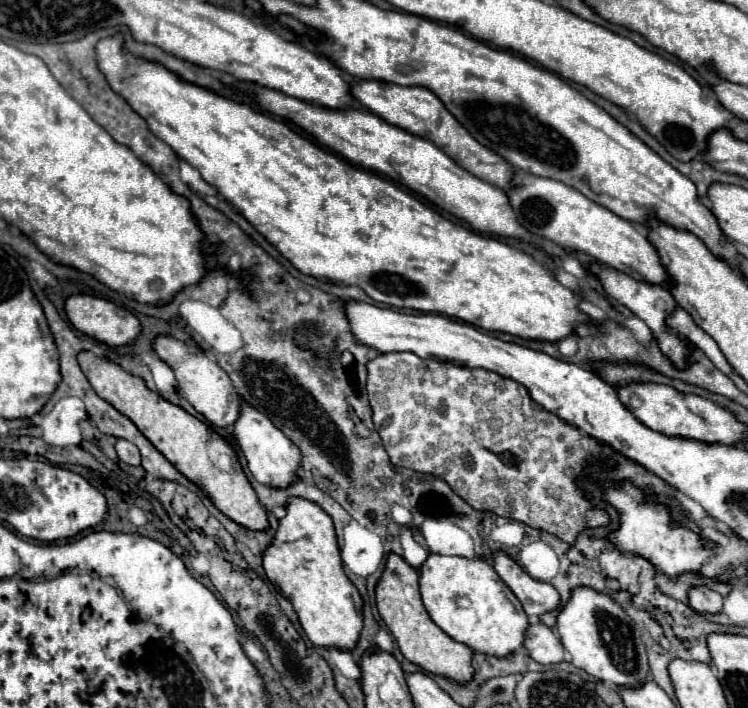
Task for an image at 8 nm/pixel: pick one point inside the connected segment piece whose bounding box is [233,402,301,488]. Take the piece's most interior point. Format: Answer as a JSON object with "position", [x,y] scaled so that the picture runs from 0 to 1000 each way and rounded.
{"position":[366,650]}

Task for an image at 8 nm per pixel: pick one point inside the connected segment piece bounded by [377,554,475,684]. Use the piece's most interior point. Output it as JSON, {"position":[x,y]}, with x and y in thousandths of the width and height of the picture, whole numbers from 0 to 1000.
{"position":[563,905]}

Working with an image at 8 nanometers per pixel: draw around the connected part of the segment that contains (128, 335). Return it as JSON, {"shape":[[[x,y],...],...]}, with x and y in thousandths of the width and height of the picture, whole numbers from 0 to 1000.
{"shape":[[[116,415],[95,418],[87,427],[87,438],[90,438],[90,449],[95,452],[95,458],[106,469],[116,472],[119,477],[124,477],[130,483],[138,483],[143,489],[151,489],[151,492],[162,492],[162,489],[178,486],[180,477],[189,472],[186,452],[170,435],[154,432],[154,429],[148,429],[143,424],[135,424],[135,421],[127,421],[127,418],[116,418]]]}

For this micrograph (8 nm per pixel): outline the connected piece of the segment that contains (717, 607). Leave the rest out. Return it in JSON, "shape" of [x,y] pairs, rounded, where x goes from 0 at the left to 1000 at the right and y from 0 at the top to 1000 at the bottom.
{"shape":[[[932,828],[921,836],[924,859],[934,867],[961,867],[967,864],[967,842],[948,833],[945,828]]]}

